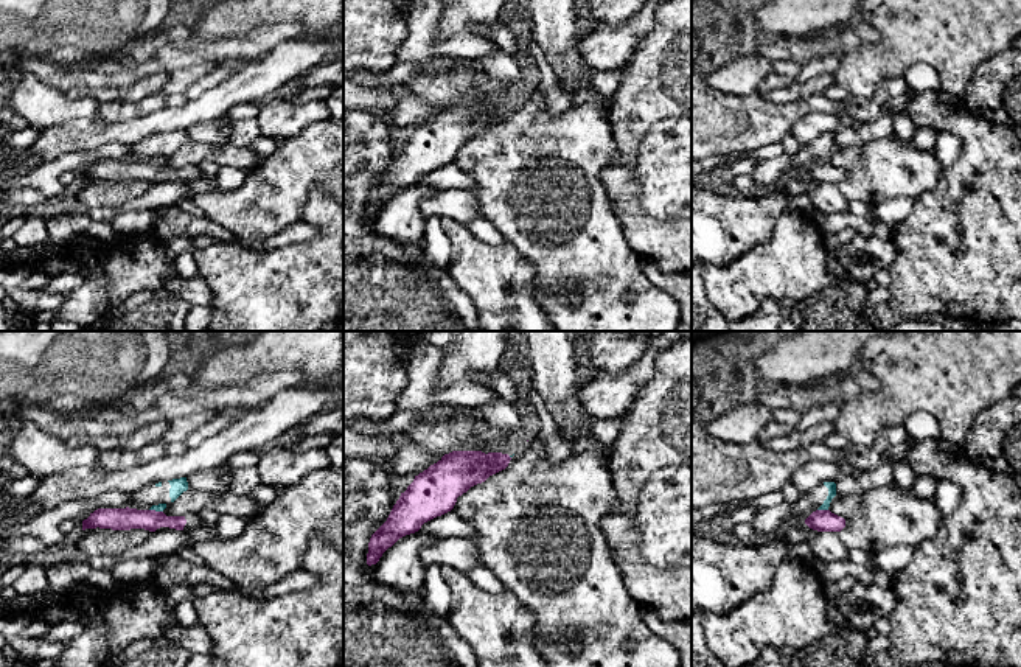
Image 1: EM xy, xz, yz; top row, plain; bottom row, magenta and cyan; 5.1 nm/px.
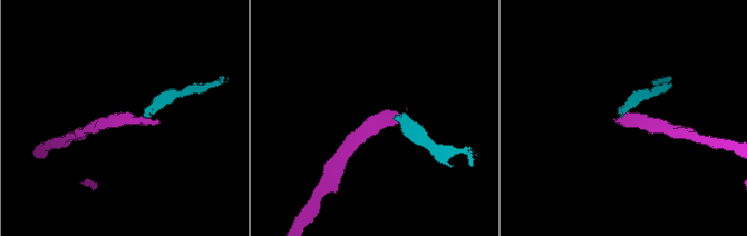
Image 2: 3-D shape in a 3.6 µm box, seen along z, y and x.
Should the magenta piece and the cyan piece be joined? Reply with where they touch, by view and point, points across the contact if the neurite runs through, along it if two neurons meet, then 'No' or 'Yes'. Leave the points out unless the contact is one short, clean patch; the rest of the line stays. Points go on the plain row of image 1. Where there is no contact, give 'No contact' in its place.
Touches magenta at yz (822, 162). Boundary: yz (818, 160), (827, 162). No

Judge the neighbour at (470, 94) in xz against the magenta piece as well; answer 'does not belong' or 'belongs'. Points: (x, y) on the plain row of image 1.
does not belong

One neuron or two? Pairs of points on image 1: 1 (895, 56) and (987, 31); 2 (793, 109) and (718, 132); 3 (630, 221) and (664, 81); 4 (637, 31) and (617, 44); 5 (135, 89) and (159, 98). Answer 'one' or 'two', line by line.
1: one
2: one
3: one
4: one
5: two

